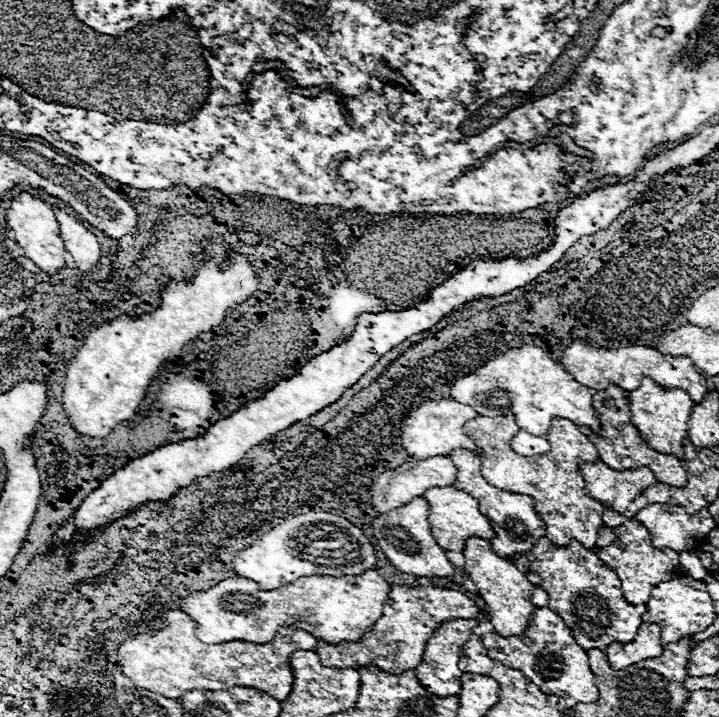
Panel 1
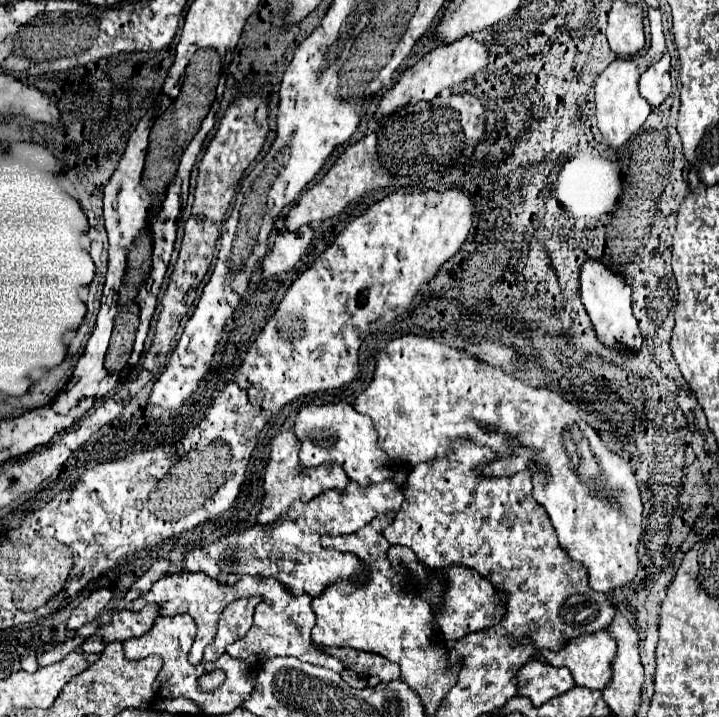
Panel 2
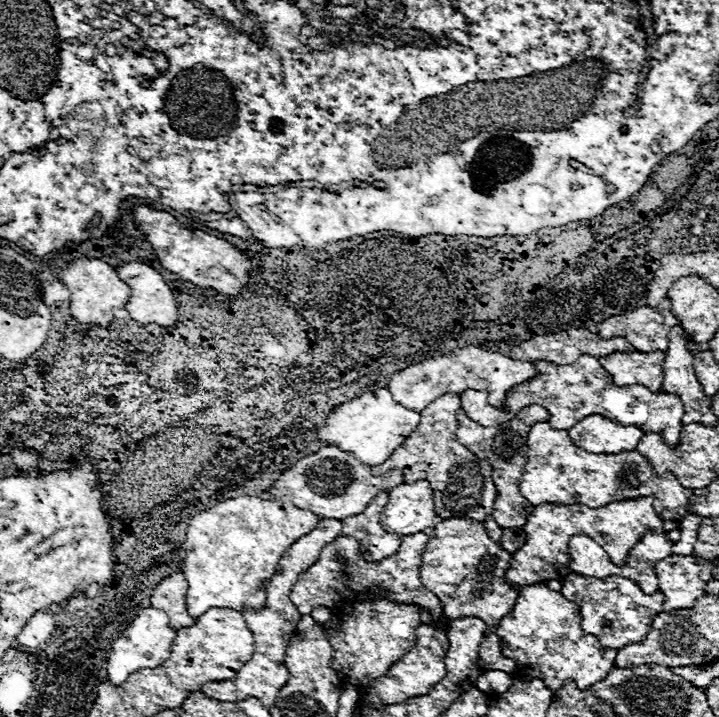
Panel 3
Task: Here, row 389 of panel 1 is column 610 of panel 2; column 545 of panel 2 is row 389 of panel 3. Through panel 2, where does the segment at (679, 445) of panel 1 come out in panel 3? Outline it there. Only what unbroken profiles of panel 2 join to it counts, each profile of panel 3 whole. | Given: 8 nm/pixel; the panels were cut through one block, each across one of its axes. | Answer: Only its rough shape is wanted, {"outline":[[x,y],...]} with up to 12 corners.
{"outline":[[616,352],[598,362],[616,386],[662,388],[664,352]]}

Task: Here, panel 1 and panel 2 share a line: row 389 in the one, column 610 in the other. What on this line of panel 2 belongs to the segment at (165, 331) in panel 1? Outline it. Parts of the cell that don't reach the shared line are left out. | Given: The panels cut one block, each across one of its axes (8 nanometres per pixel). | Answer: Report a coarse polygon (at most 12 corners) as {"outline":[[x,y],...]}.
{"outline":[[648,8],[652,44],[614,60],[596,82],[604,142],[618,150],[652,106],[638,92],[640,74],[662,58],[660,10]]}

